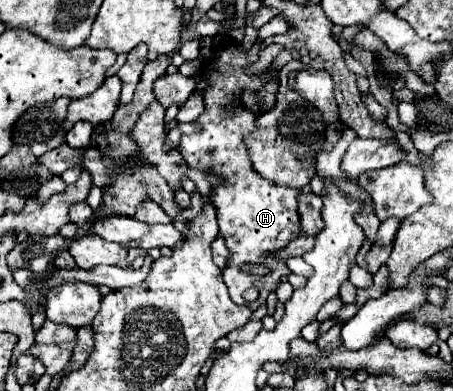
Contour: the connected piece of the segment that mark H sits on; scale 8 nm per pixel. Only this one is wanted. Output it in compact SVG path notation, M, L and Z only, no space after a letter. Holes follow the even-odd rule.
M239 44L223 46L211 54L209 62L205 64L209 80L209 88L203 94L205 112L195 120L199 130L181 138L179 152L191 168L205 172L207 168L217 168L217 172L223 176L223 182L213 186L211 192L211 202L217 210L219 234L225 238L225 244L231 250L229 264L223 270L223 280L233 300L243 298L243 292L249 286L257 286L259 298L251 302L251 310L255 310L267 300L267 294L277 288L279 278L291 274L285 262L275 260L269 256L269 252L285 248L291 240L295 240L301 232L301 224L297 214L299 190L261 178L261 174L257 174L253 168L245 146L245 136L257 130L257 118L261 112L265 112L265 102L261 98L263 86L273 80L279 82L279 70L275 68L275 62L271 62L261 74L249 74L249 66L247 50ZM245 264L261 264L269 270L269 274L253 276L243 268Z

